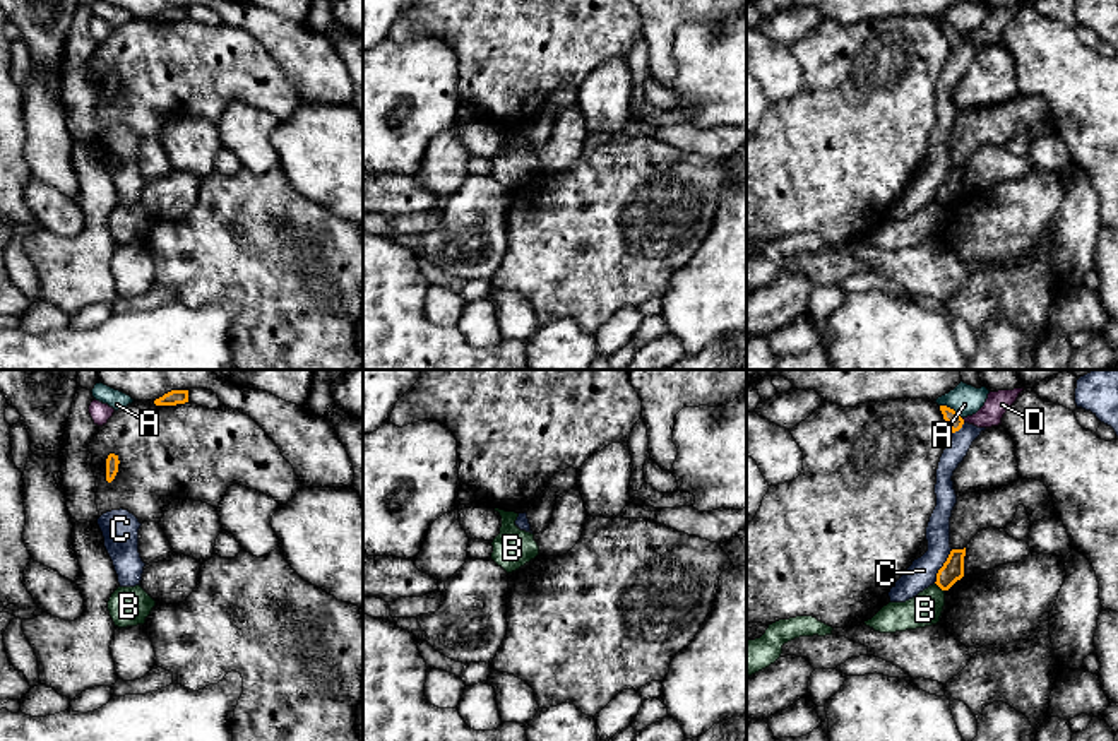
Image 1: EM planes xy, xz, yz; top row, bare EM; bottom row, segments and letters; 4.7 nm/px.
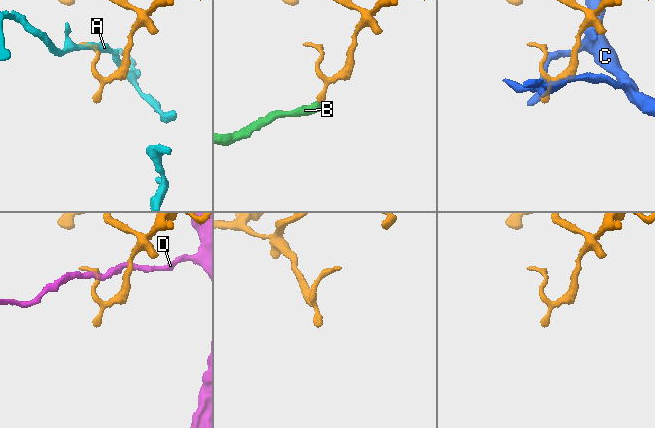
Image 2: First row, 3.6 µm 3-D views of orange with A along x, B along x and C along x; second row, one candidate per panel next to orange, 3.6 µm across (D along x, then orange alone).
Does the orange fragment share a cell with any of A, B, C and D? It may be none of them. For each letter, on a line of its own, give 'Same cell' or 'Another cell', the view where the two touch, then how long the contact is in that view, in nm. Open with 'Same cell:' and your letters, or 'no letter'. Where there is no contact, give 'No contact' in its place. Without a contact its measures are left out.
Same cell: no letter
A: Another cell. Touches orange in yz. Shared border 120 nm
B: Another cell. Touches orange in yz. Shared border 60 nm
C: Another cell. Touches orange in yz. Shared border 180 nm
D: Another cell. Touches orange in yz. Shared border 30 nm

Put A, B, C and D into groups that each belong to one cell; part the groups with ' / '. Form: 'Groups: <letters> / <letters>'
Groups: A / B / C / D

